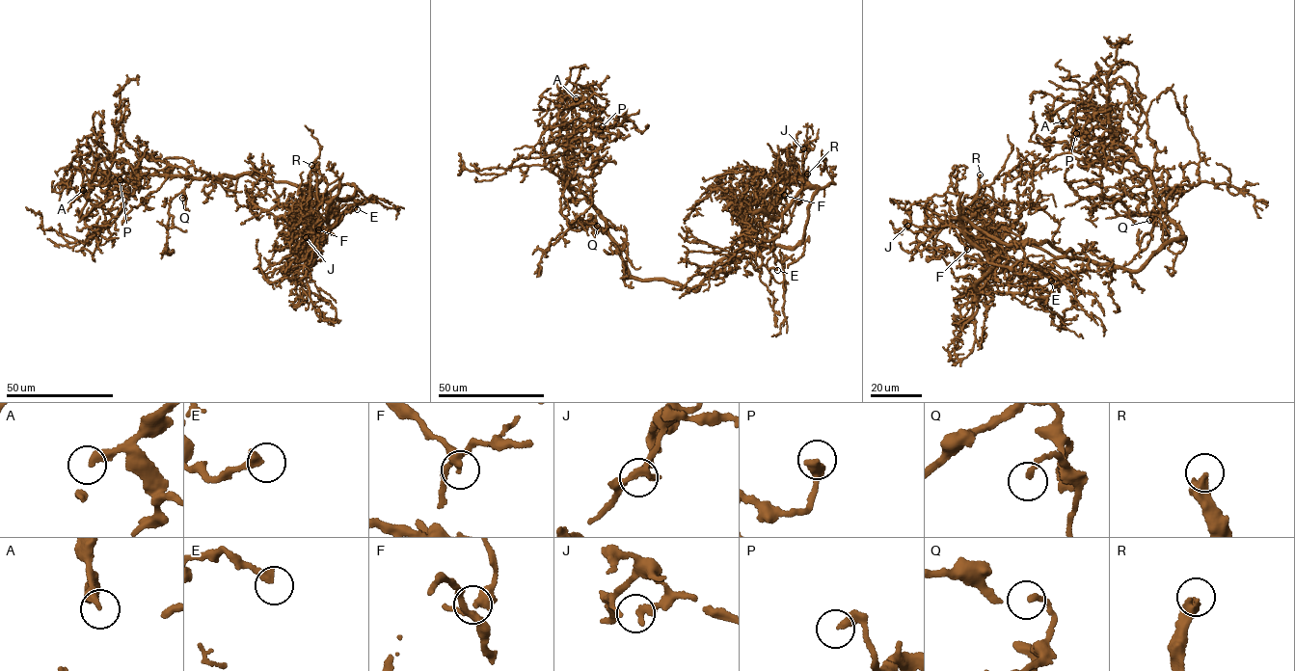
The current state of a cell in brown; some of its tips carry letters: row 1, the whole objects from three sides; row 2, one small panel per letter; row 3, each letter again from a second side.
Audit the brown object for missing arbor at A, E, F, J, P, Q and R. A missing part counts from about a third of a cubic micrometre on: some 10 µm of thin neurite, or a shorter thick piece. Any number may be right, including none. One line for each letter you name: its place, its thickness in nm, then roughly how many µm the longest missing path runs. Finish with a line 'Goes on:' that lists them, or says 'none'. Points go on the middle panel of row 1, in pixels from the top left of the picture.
R: at (807, 174); 360 nm thick; about 60 µm are missing
Goes on: R

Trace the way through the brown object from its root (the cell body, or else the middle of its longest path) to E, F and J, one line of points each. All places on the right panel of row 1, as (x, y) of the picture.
E: (1151, 256), (1135, 270), (1100, 265), (1080, 257), (1054, 258), (1041, 268), (1049, 279), (1056, 279), (1051, 281)
F: (1151, 256), (1135, 270), (1100, 265), (1069, 251), (1056, 256), (969, 212), (951, 225), (967, 249)
J: (1151, 256), (1135, 270), (1077, 256), (1054, 258), (1037, 269), (1001, 255), (991, 258), (955, 227), (907, 226)

